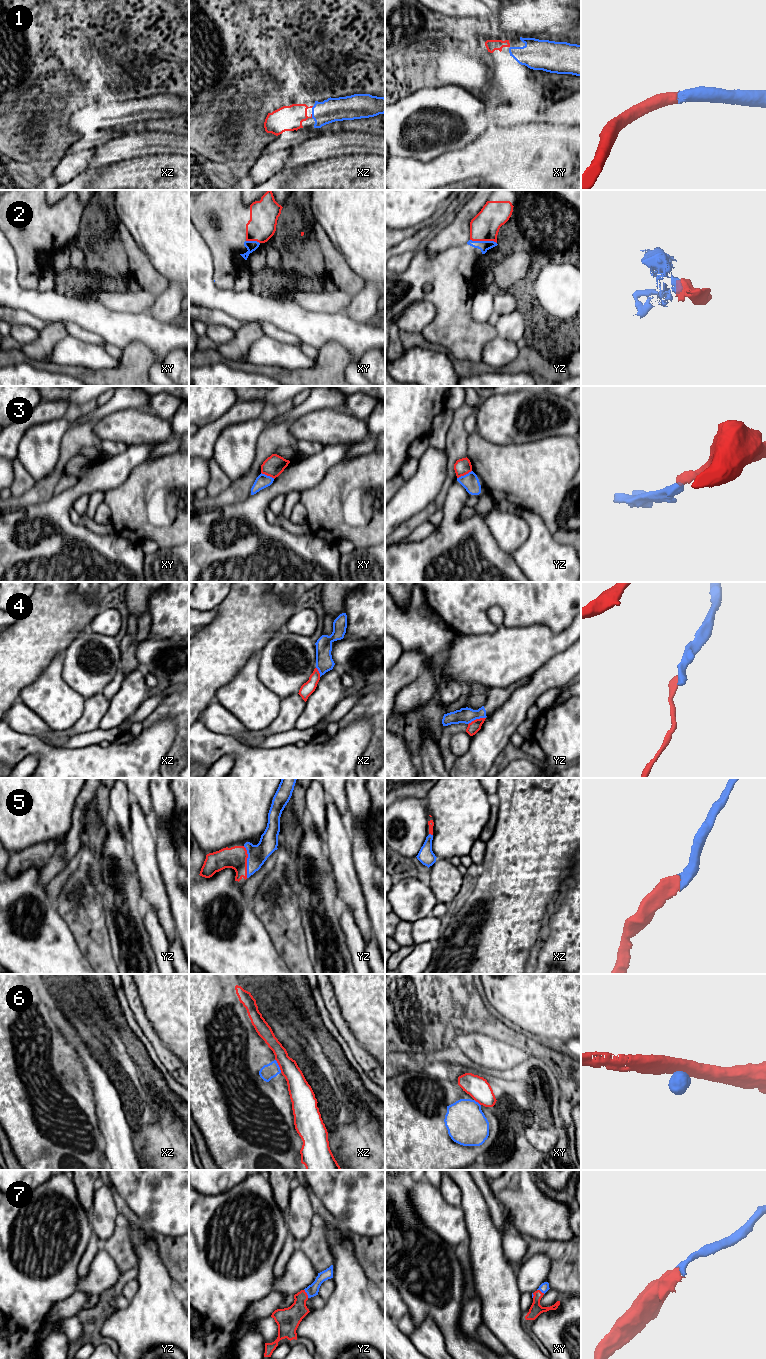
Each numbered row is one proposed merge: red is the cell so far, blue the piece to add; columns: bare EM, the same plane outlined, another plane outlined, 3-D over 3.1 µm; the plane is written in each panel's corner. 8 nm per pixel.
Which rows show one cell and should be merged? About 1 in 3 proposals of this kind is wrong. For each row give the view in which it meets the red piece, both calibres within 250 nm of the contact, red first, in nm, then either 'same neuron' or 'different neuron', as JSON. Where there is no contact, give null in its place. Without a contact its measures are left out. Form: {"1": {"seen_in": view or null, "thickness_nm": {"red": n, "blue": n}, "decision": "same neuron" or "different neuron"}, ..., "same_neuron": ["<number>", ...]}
{"1": {"seen_in": "xz", "thickness_nm": {"red": 200, "blue": 190}, "decision": "same neuron"}, "2": {"seen_in": "yz", "thickness_nm": {"red": 220, "blue": 80}, "decision": "same neuron"}, "3": {"seen_in": "yz", "thickness_nm": {"red": 130, "blue": 140}, "decision": "different neuron"}, "4": {"seen_in": "yz", "thickness_nm": {"red": 90, "blue": 130}, "decision": "different neuron"}, "5": {"seen_in": "yz", "thickness_nm": {"red": 180, "blue": 160}, "decision": "same neuron"}, "6": {"seen_in": "xz", "thickness_nm": {"red": 180, "blue": 120}, "decision": "different neuron"}, "7": {"seen_in": "yz", "thickness_nm": {"red": 180, "blue": 100}, "decision": "same neuron"}, "same_neuron": ["1", "2", "5", "7"]}

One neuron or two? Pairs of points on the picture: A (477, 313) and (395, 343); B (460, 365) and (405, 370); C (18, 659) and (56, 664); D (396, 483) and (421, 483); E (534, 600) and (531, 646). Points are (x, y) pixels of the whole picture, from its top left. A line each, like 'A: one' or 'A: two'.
A: two
B: two
C: two
D: two
E: two

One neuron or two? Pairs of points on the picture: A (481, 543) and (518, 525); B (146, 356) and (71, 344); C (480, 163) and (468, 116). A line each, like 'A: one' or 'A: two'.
A: two
B: two
C: two

